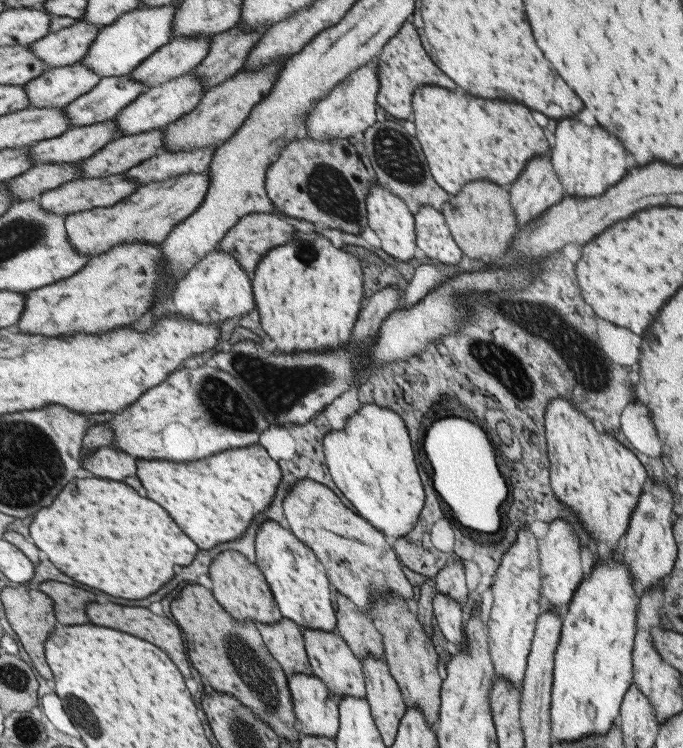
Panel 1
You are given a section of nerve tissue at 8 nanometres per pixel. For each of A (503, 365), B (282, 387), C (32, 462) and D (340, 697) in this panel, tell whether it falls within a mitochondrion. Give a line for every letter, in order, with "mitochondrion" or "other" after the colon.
A: mitochondrion
B: mitochondrion
C: mitochondrion
D: other

